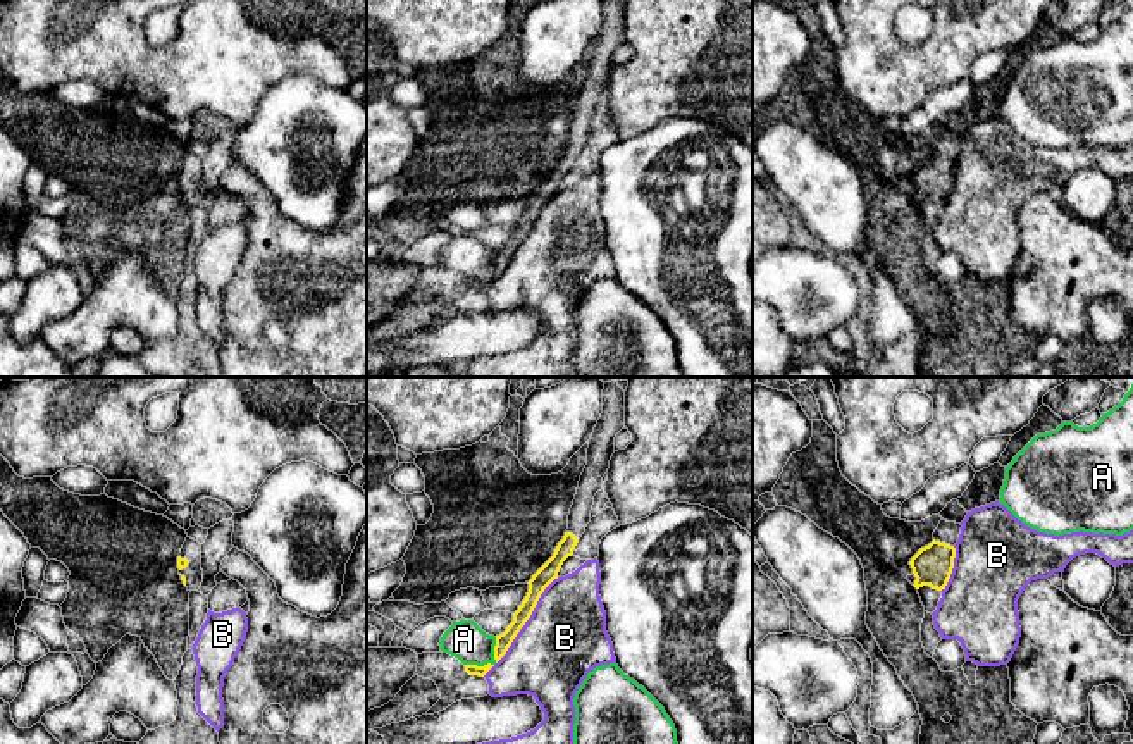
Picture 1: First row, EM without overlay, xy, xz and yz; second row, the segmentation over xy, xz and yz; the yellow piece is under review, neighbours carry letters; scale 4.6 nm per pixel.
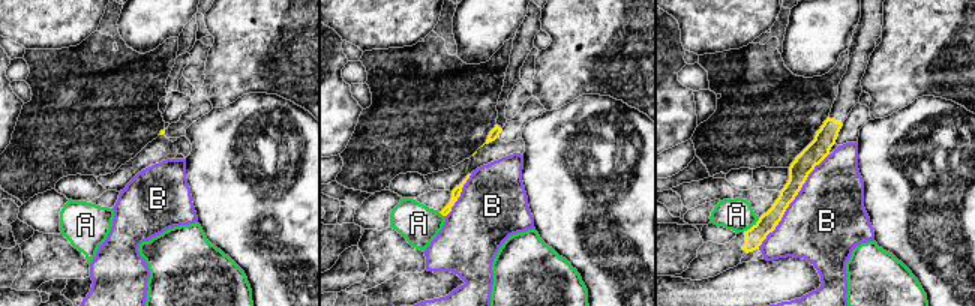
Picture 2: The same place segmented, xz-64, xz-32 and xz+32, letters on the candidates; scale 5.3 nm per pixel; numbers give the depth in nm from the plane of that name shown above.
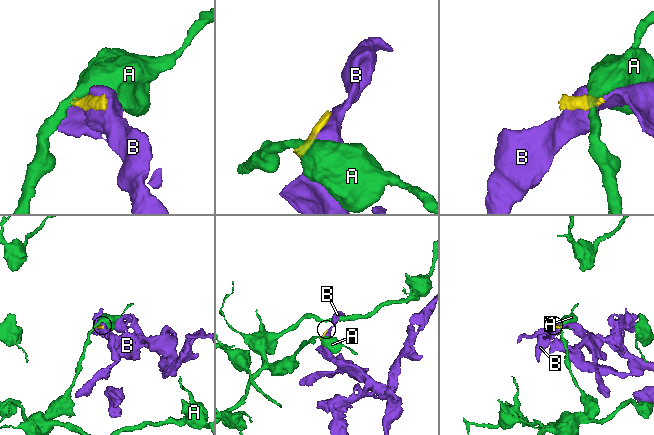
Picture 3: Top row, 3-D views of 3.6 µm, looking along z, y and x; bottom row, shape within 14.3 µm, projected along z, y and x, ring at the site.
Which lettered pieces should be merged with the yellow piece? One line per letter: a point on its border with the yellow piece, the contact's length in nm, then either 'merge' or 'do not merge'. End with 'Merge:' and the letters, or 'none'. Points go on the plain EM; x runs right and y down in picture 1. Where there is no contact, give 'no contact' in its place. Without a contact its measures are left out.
A: meets yellow in xz at (489, 278); contact 200 nm long; do not merge
B: meets yellow in xz at (522, 240); contact 600 nm long; do not merge
Merge: none

